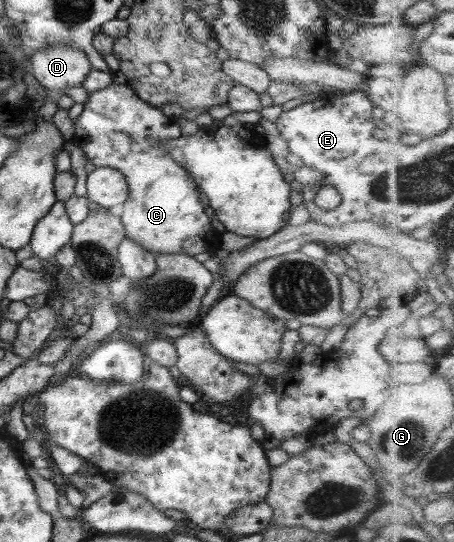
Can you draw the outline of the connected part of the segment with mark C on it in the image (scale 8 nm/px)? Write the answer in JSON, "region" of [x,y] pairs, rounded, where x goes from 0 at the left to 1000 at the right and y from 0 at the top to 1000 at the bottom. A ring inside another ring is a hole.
{"region":[[[249,151],[227,166],[196,172],[185,203],[161,232],[165,234],[161,260],[187,280],[196,299],[211,308],[258,312],[275,323],[284,365],[271,375],[267,402],[280,439],[289,439],[293,446],[341,469],[412,469],[425,474],[443,465],[474,467],[476,454],[460,446],[460,432],[474,428],[460,413],[460,399],[452,399],[447,391],[449,378],[438,367],[436,347],[430,347],[434,339],[425,339],[430,334],[421,332],[414,317],[368,284],[363,273],[363,258],[401,249],[399,234],[383,218],[363,214],[355,199],[315,188],[284,155]]]}

